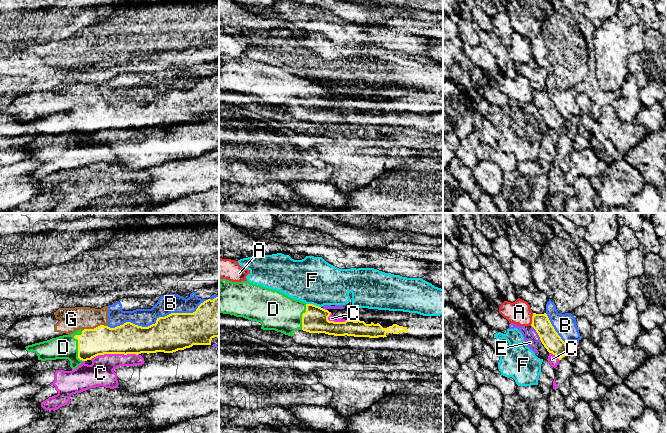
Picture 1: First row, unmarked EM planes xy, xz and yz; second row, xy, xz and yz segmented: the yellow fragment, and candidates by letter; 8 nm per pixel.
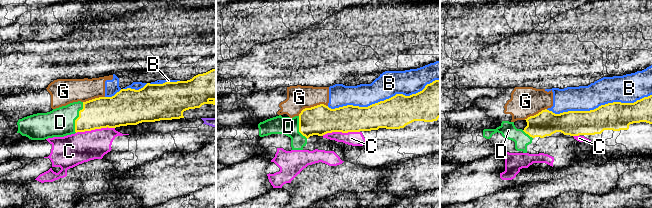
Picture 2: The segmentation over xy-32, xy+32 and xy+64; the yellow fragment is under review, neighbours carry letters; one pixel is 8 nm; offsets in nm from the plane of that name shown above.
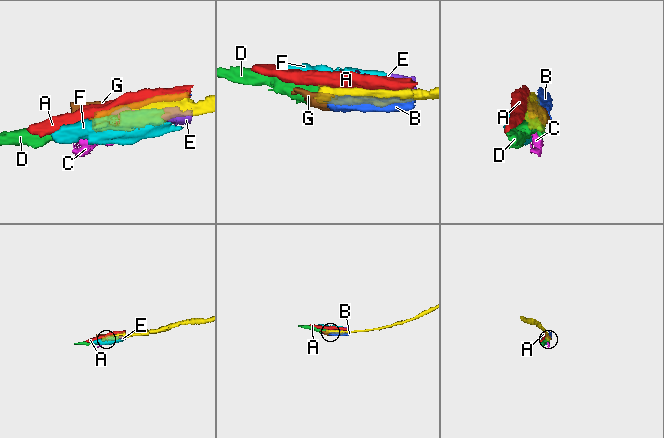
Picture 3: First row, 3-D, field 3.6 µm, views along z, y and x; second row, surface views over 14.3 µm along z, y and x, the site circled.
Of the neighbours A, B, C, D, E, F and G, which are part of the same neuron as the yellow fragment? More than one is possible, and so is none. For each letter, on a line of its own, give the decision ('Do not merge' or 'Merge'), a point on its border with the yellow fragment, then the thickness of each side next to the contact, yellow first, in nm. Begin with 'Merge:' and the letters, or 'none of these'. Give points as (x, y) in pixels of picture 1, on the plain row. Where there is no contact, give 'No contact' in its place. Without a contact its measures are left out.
Merge: D
A: Do not merge. Touches yellow at yz (532, 95). Thickness 150 nm (yellow) against 190 nm
B: Do not merge. Touches yellow at xy (162, 93). Thickness 300 nm (yellow) against 160 nm
C: Do not merge. Touches yellow at xy (114, 129). Thickness 240 nm (yellow) against 200 nm
D: Merge. Touches yellow at xy (78, 120). Thickness 220 nm (yellow) against 190 nm
E: Do not merge. Touches yellow at yz (537, 108). Thickness 150 nm (yellow) against 90 nm
F: Do not merge. Touches yellow at xz (312, 80). Thickness 200 nm (yellow) against 380 nm
G: Do not merge. Touches yellow at xy (96, 103). Thickness 240 nm (yellow) against 190 nm

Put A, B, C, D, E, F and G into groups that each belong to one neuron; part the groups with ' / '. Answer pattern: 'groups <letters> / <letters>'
groups A / B G / C / D / E F

